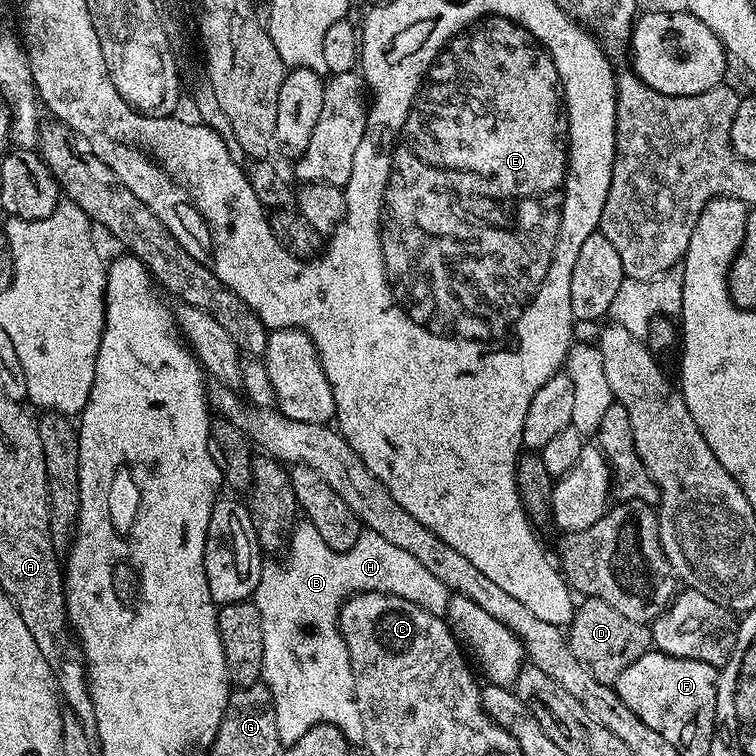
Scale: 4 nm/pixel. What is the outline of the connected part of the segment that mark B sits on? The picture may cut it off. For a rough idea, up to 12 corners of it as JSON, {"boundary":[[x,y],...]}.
{"boundary":[[307,522],[260,570],[262,680],[281,745],[364,739],[347,595]]}

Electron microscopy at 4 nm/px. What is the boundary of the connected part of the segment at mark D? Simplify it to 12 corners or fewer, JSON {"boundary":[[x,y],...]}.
{"boundary":[[593,596],[566,635],[595,680],[612,684],[653,647],[648,624]]}

